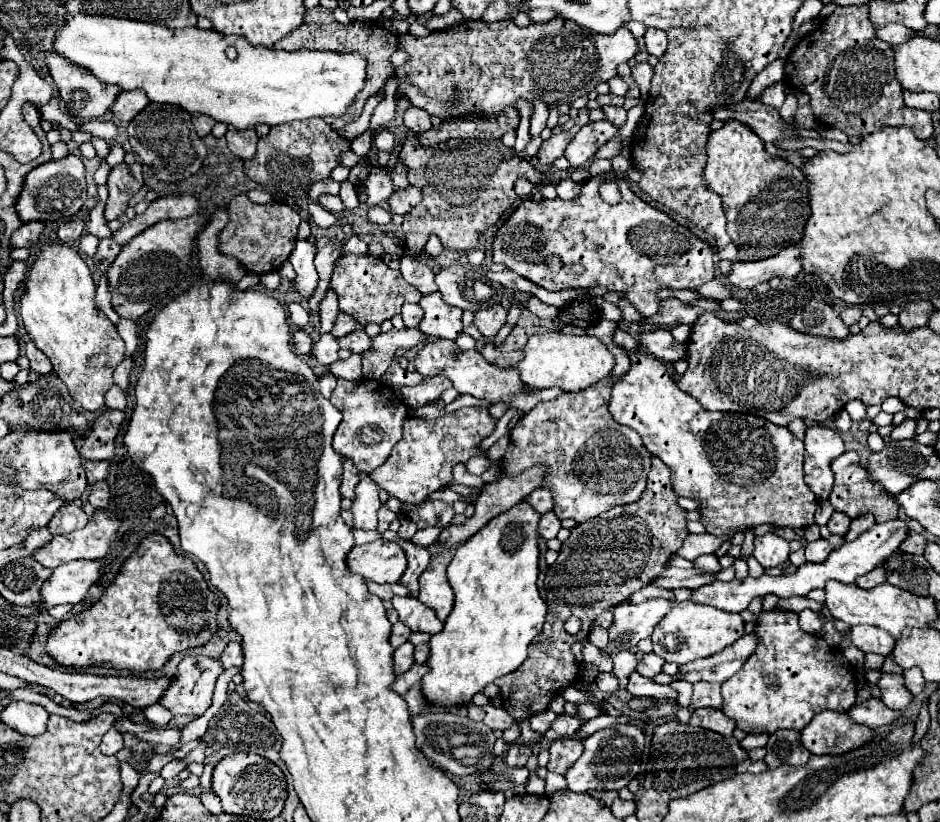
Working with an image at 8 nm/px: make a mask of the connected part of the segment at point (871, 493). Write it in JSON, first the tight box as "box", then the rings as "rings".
{"box":[829,452,899,524],"rings":[[[857,452],[841,454],[839,458],[833,460],[831,468],[833,468],[833,474],[835,474],[835,486],[833,486],[833,492],[829,496],[829,502],[833,504],[835,510],[845,512],[849,518],[857,518],[857,516],[861,516],[865,512],[871,512],[879,524],[897,518],[897,508],[899,506],[897,506],[895,498],[891,494],[883,492],[879,486],[871,484],[871,480],[867,478],[865,468],[859,464]]]}

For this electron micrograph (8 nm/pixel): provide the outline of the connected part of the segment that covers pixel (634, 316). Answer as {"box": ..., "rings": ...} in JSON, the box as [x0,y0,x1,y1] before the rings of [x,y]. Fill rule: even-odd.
{"box":[617,300,641,322],"rings":[[[619,300],[617,302],[617,308],[621,308],[621,318],[625,322],[639,322],[641,320],[639,312],[635,312],[635,308],[631,304],[627,304],[627,300]]]}

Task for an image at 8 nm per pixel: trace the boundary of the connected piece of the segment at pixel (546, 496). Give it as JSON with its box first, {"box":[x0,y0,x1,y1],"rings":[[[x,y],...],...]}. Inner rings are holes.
{"box":[525,488,553,514],"rings":[[[537,488],[535,492],[531,492],[531,496],[525,498],[539,514],[551,512],[553,510],[553,494],[547,488]]]}

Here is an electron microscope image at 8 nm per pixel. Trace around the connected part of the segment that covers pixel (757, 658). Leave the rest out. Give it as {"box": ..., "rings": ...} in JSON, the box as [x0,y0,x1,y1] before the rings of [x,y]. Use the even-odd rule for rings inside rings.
{"box":[721,610,857,734],"rings":[[[771,610],[761,612],[759,620],[755,622],[755,636],[757,636],[757,648],[749,656],[749,660],[743,664],[743,668],[727,678],[721,684],[721,694],[725,698],[723,712],[737,722],[741,730],[747,734],[757,732],[775,732],[781,728],[801,730],[805,724],[811,722],[811,718],[821,710],[839,710],[845,712],[853,702],[857,692],[853,694],[853,670],[849,660],[843,656],[841,648],[831,648],[821,636],[807,634],[799,628],[799,618],[795,612],[785,610]]]}

